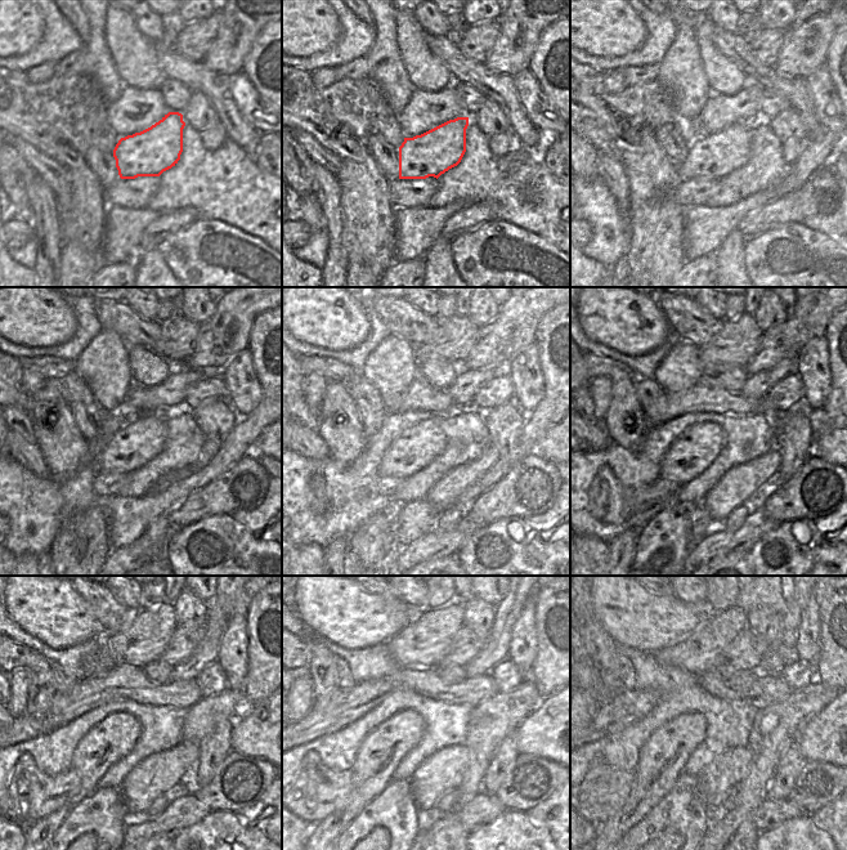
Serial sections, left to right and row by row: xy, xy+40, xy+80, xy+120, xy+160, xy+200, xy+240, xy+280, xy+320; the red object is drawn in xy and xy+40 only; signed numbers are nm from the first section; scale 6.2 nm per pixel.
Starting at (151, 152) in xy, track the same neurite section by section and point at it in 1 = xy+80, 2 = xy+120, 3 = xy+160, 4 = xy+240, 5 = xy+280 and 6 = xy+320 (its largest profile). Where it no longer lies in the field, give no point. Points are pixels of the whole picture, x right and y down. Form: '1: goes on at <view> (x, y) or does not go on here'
1: goes on at xy+80 (715, 156)
2: goes on at xy+120 (131, 447)
3: goes on at xy+160 (416, 447)
4: goes on at xy+240 (115, 737)
5: goes on at xy+280 (381, 751)
6: goes on at xy+320 (662, 759)

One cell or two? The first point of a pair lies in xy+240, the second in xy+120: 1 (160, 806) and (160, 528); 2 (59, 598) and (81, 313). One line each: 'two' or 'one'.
1: one
2: two

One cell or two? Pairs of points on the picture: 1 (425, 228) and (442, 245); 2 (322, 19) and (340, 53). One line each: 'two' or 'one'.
1: two
2: two

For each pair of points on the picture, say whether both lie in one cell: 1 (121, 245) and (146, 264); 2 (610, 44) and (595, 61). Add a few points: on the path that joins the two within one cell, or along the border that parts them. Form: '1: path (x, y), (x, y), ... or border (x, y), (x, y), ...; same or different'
1: border (139, 254), (133, 260); different
2: border (583, 52), (601, 57), (628, 54); different

